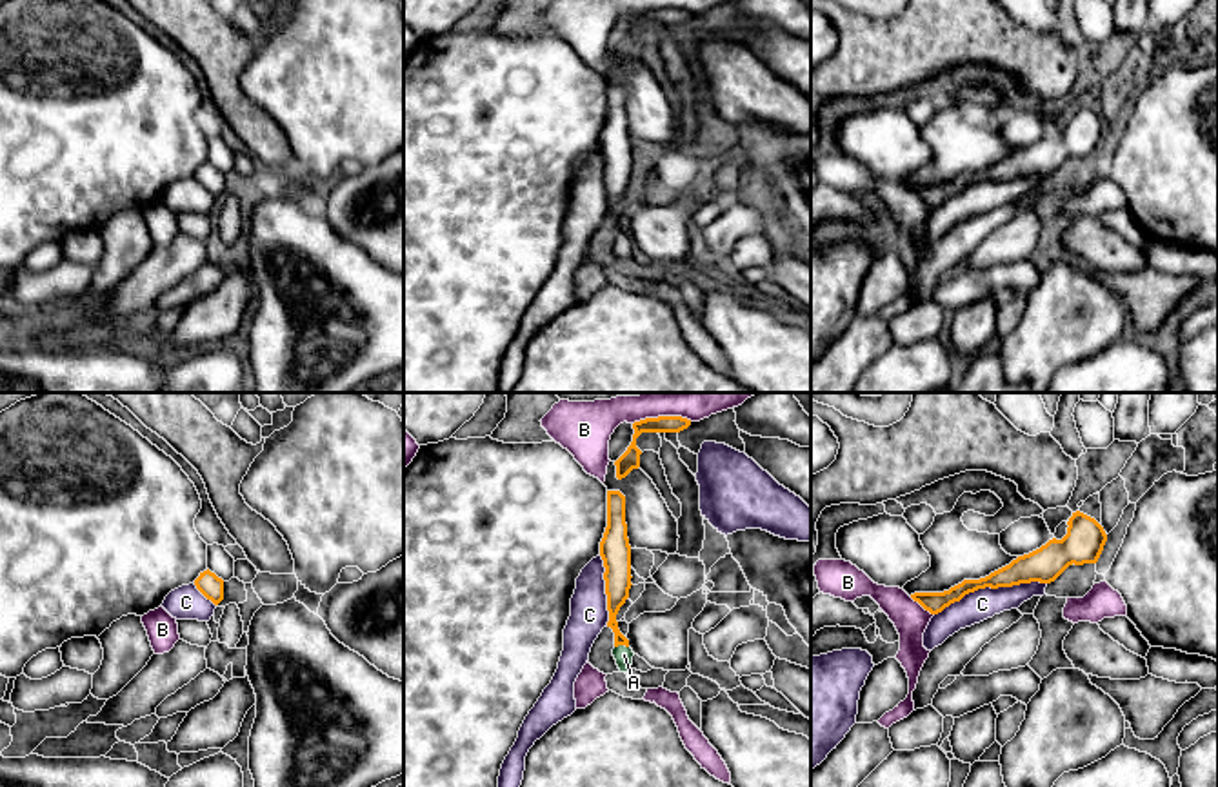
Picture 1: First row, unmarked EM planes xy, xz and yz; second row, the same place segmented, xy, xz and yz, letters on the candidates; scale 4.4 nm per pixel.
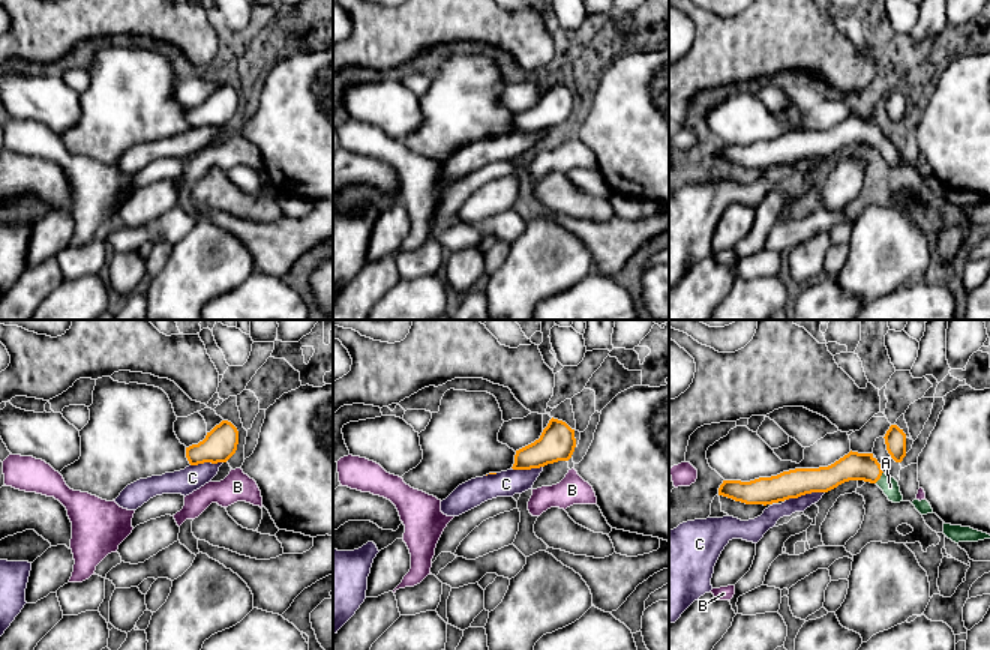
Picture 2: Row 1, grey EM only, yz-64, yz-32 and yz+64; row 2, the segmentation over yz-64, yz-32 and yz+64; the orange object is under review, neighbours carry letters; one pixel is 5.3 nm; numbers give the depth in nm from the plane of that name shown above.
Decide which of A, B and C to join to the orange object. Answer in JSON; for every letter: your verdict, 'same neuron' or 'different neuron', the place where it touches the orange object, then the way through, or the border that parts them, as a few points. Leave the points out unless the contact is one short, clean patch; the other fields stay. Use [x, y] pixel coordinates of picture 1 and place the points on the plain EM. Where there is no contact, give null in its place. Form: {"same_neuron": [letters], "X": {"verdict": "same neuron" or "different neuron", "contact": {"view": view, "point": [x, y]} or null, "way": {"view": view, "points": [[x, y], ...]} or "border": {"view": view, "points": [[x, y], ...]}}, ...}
{"same_neuron": ["A"], "A": {"verdict": "same neuron", "contact": {"view": "xz", "point": [620, 237]}, "way": {"view": "xz", "points": [[617, 180], [613, 219], [620, 237], [624, 248]]}}, "B": {"verdict": "different neuron", "contact": {"view": "yz", "point": [922, 199]}}, "C": {"verdict": "different neuron", "contact": {"view": "yz", "point": [989, 179]}}}

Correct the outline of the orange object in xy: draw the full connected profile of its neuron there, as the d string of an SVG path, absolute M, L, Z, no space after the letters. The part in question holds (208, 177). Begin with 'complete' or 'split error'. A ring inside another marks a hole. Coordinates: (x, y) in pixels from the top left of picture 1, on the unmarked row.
complete | M209 162L200 165L200 169L195 173L195 178L215 198L218 198L224 193L224 173Z

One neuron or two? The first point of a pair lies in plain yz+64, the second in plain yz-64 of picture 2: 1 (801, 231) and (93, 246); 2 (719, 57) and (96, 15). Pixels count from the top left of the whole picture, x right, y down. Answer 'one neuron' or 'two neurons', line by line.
1: two neurons
2: one neuron

